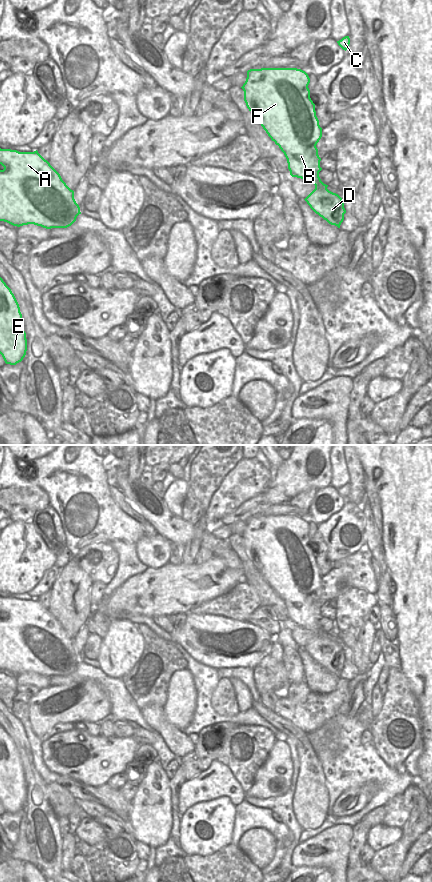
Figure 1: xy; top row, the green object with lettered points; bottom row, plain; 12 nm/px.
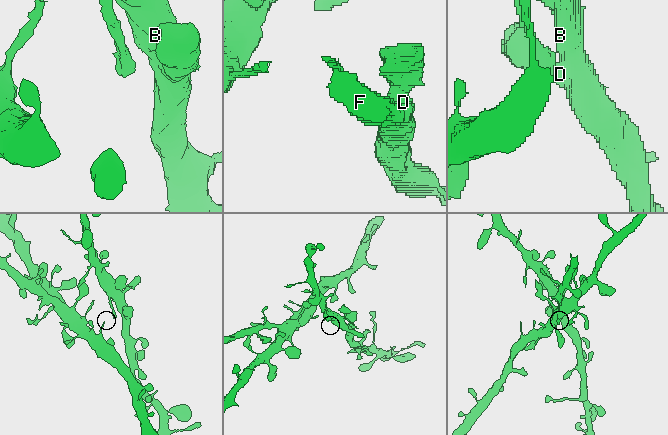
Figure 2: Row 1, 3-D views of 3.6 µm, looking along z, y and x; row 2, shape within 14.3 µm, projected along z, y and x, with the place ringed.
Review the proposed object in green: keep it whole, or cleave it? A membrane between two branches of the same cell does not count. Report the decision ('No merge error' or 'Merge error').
No merge error

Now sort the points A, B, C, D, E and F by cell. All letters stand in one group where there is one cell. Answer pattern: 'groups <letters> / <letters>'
groups A B C D E F

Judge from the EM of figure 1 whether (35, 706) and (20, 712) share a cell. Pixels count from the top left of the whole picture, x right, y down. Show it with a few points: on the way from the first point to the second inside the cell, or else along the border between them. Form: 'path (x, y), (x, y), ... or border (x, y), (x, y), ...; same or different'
border (31, 697), (28, 702), (29, 716), (27, 718); different

